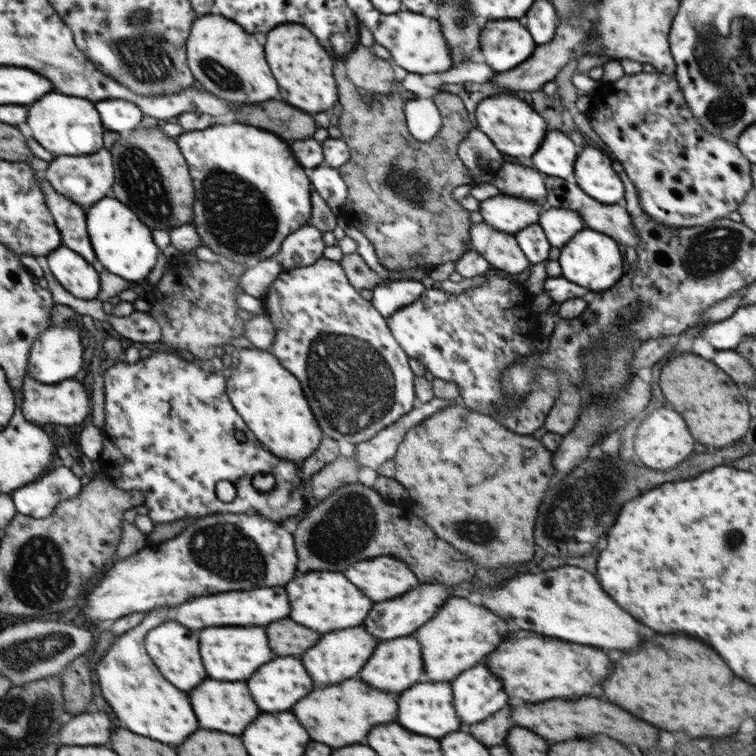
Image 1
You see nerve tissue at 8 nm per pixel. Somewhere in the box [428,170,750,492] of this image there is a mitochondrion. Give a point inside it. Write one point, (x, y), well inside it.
(712, 251)

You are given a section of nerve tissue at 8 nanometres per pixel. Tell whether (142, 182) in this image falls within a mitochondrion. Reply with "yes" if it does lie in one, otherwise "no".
yes

